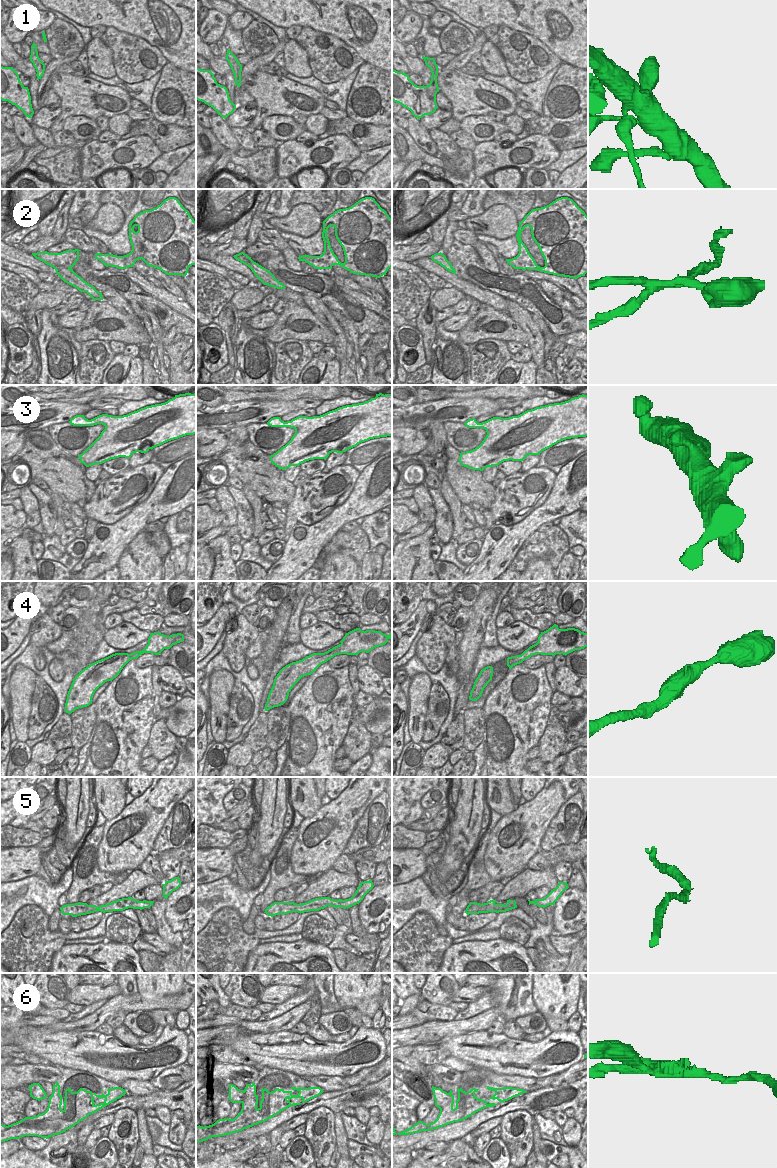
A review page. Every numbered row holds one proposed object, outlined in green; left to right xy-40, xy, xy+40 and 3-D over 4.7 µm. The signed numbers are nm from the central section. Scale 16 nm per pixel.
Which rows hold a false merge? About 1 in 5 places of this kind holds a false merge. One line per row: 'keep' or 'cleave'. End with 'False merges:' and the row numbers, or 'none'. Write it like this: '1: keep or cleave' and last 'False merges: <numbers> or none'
1: keep
2: cleave
3: keep
4: keep
5: keep
6: cleave
False merges: 2, 6

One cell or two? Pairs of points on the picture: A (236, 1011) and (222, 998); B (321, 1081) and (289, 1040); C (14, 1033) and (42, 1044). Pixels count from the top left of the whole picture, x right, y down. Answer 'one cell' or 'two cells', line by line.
A: two cells
B: two cells
C: one cell

